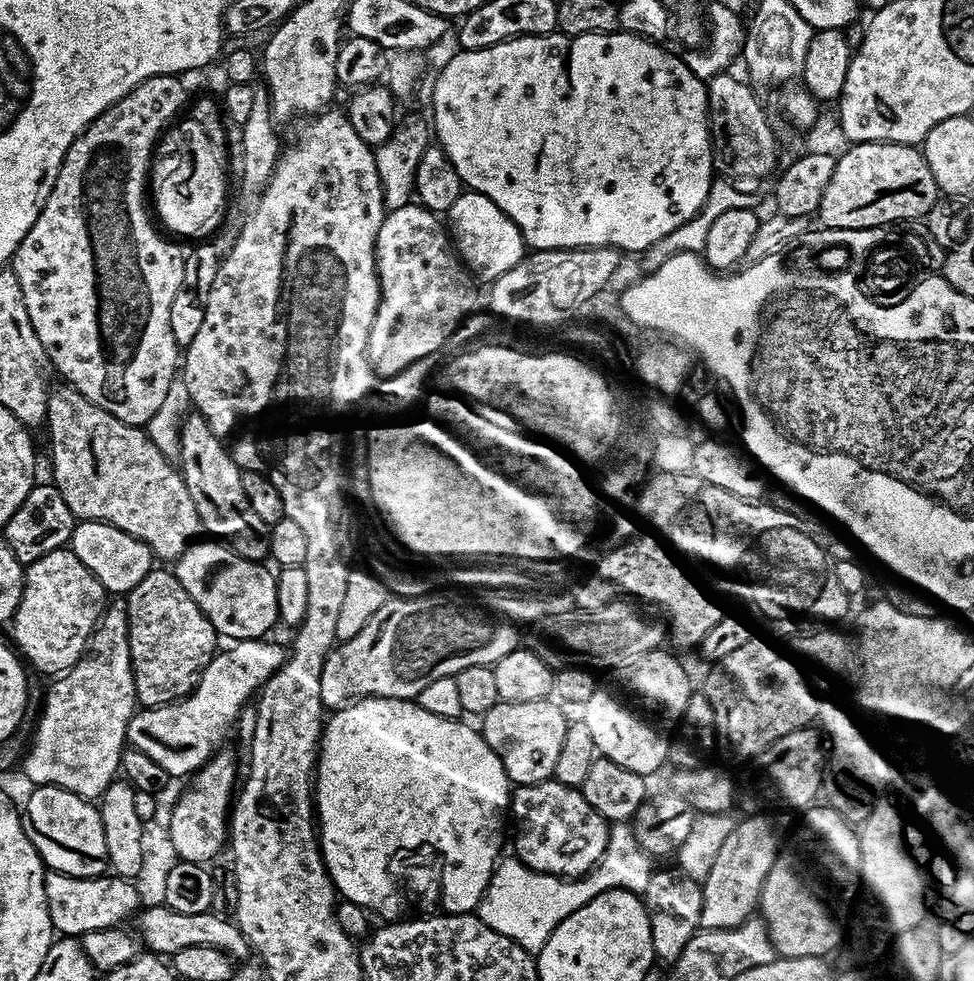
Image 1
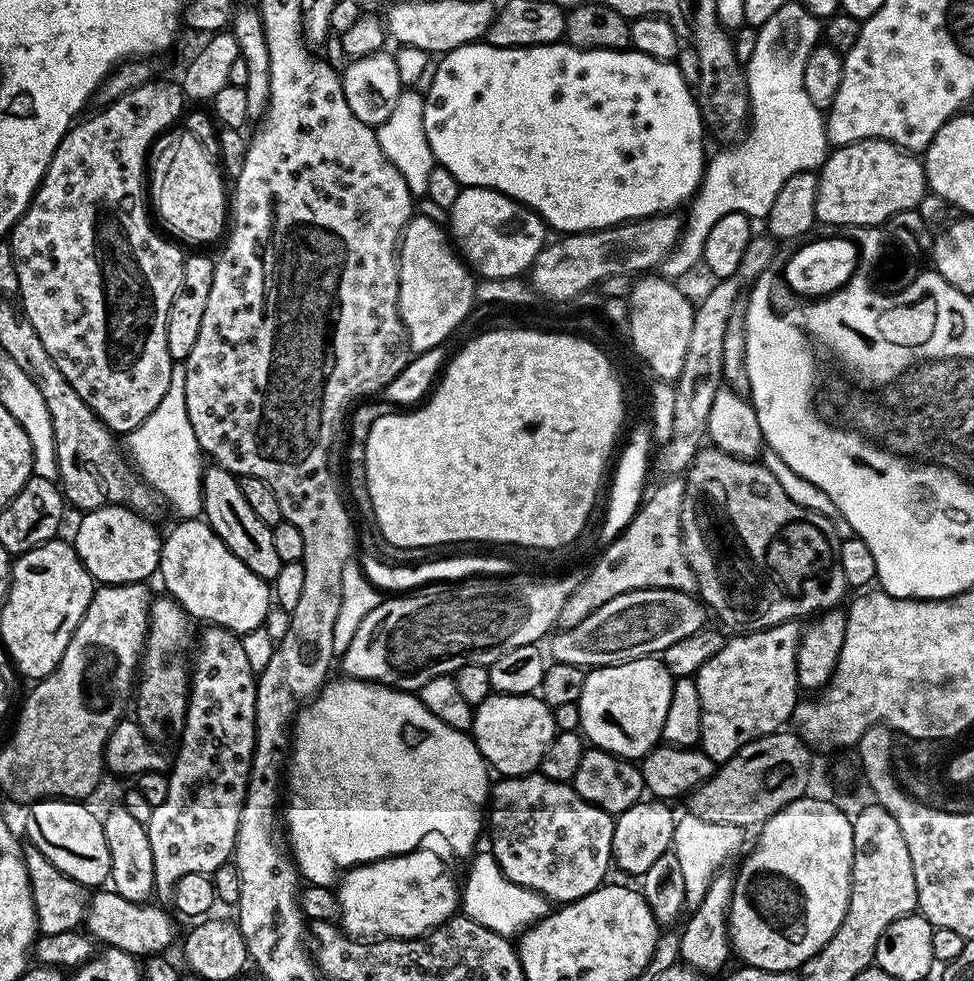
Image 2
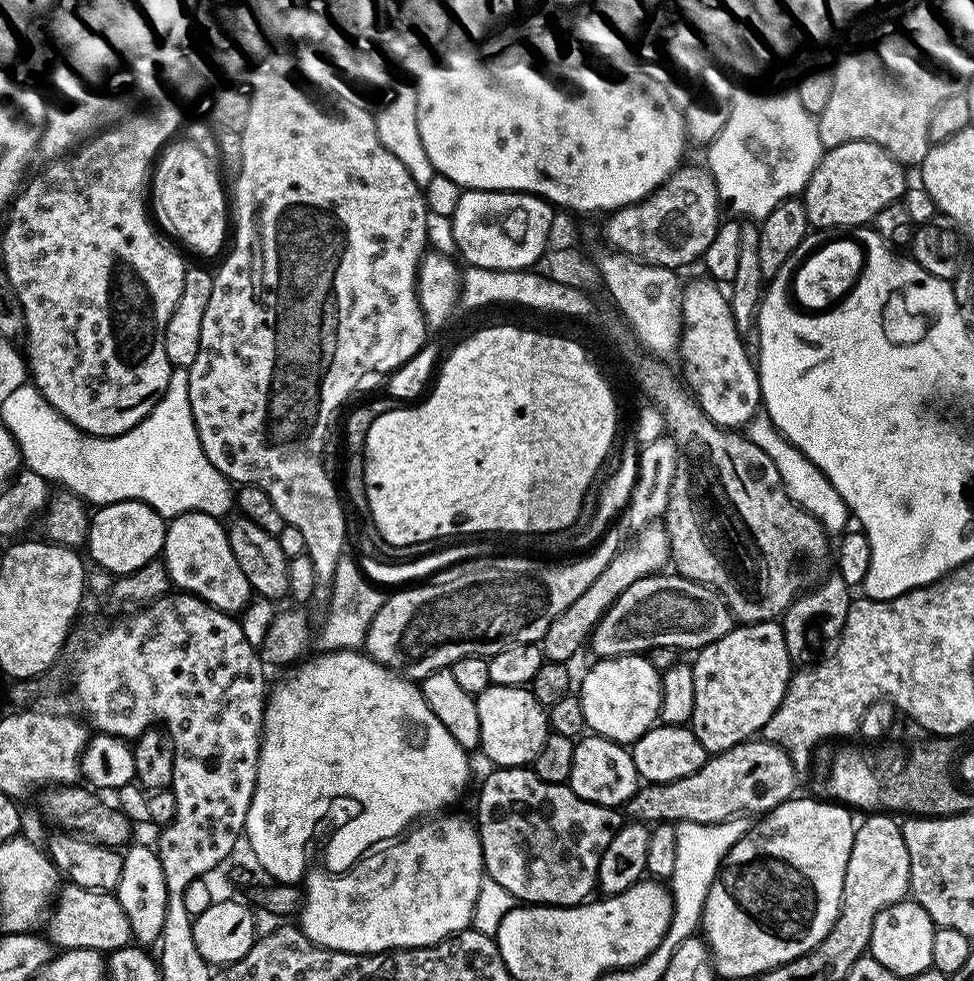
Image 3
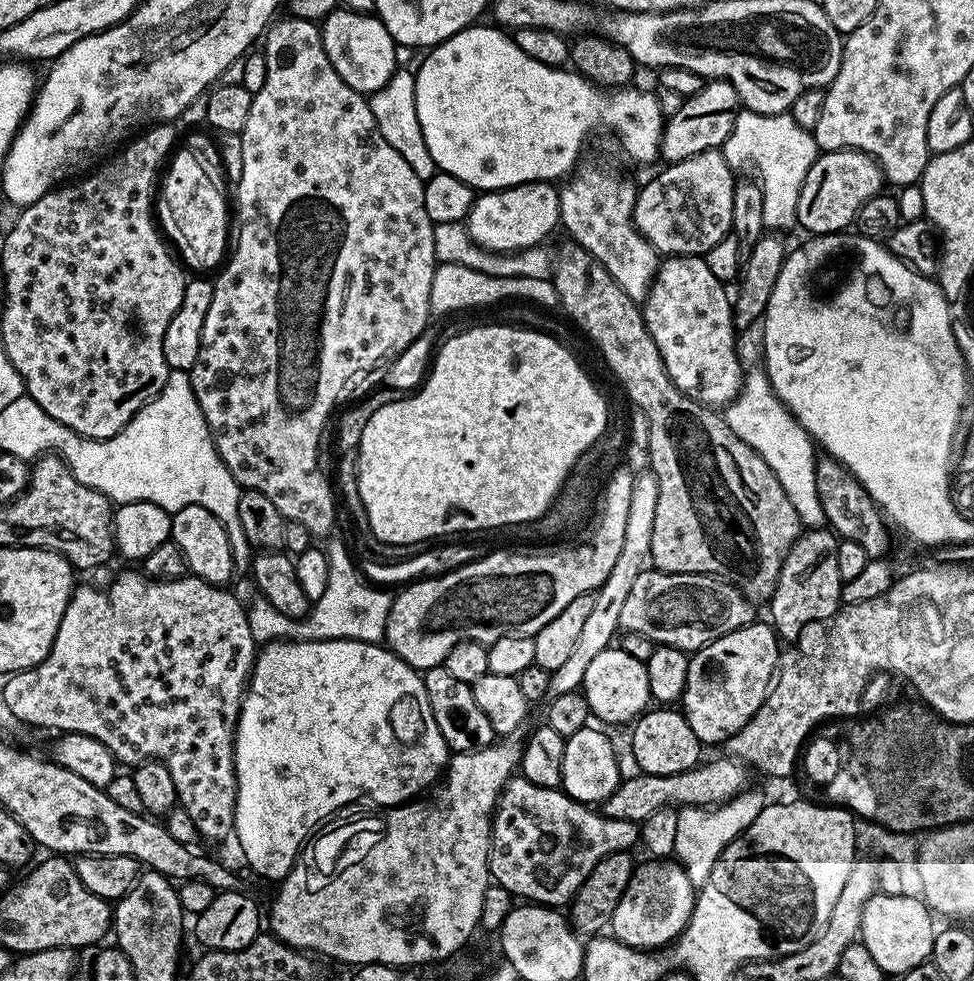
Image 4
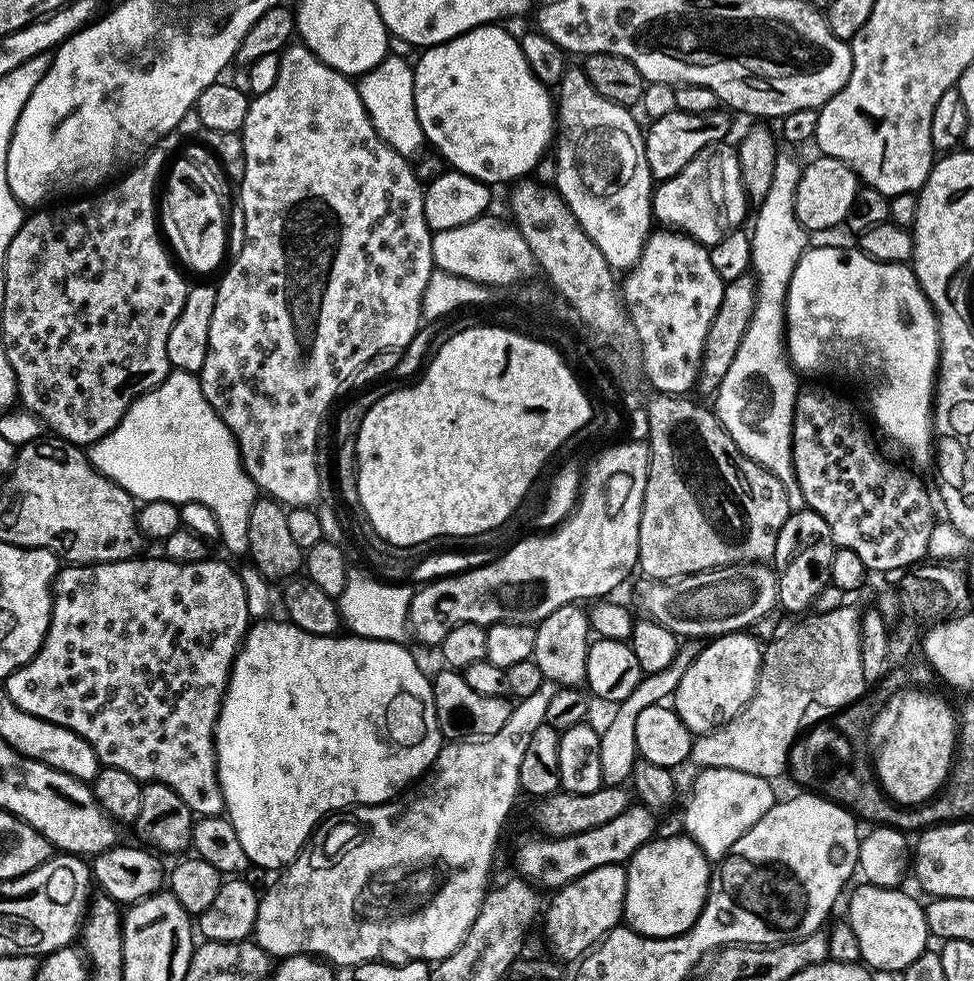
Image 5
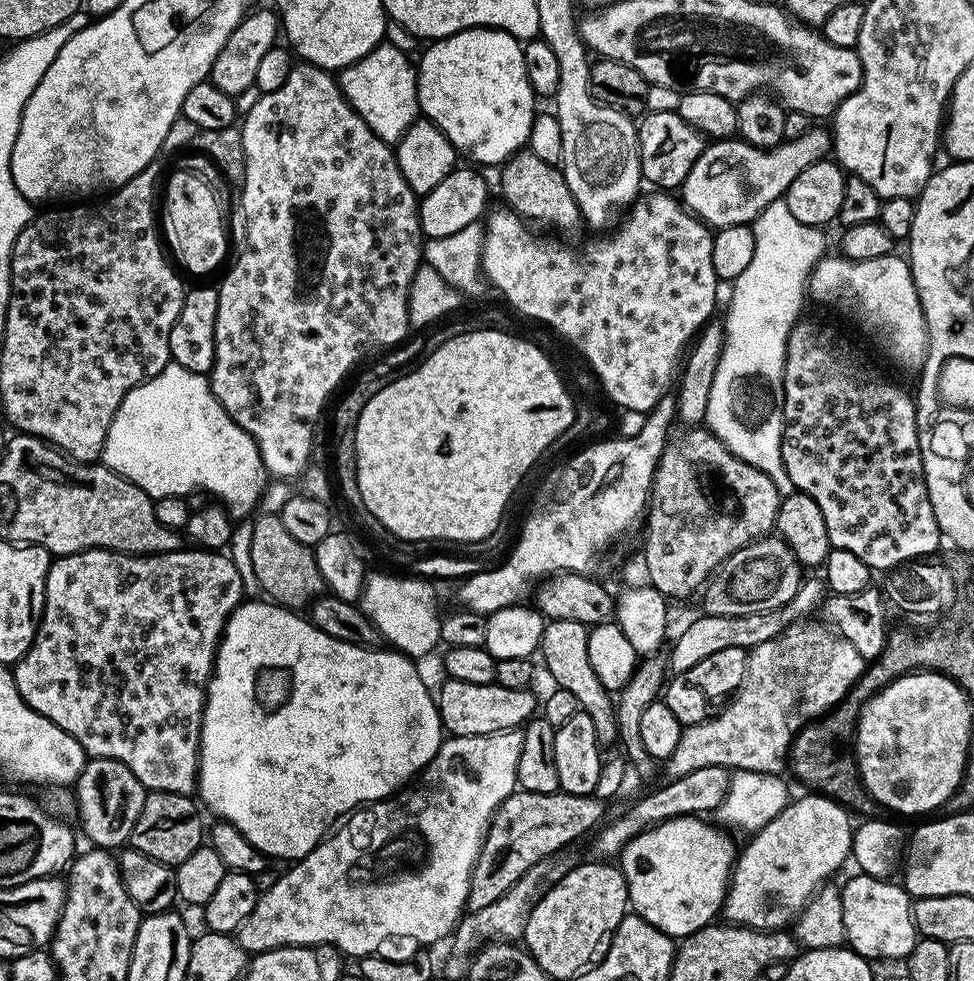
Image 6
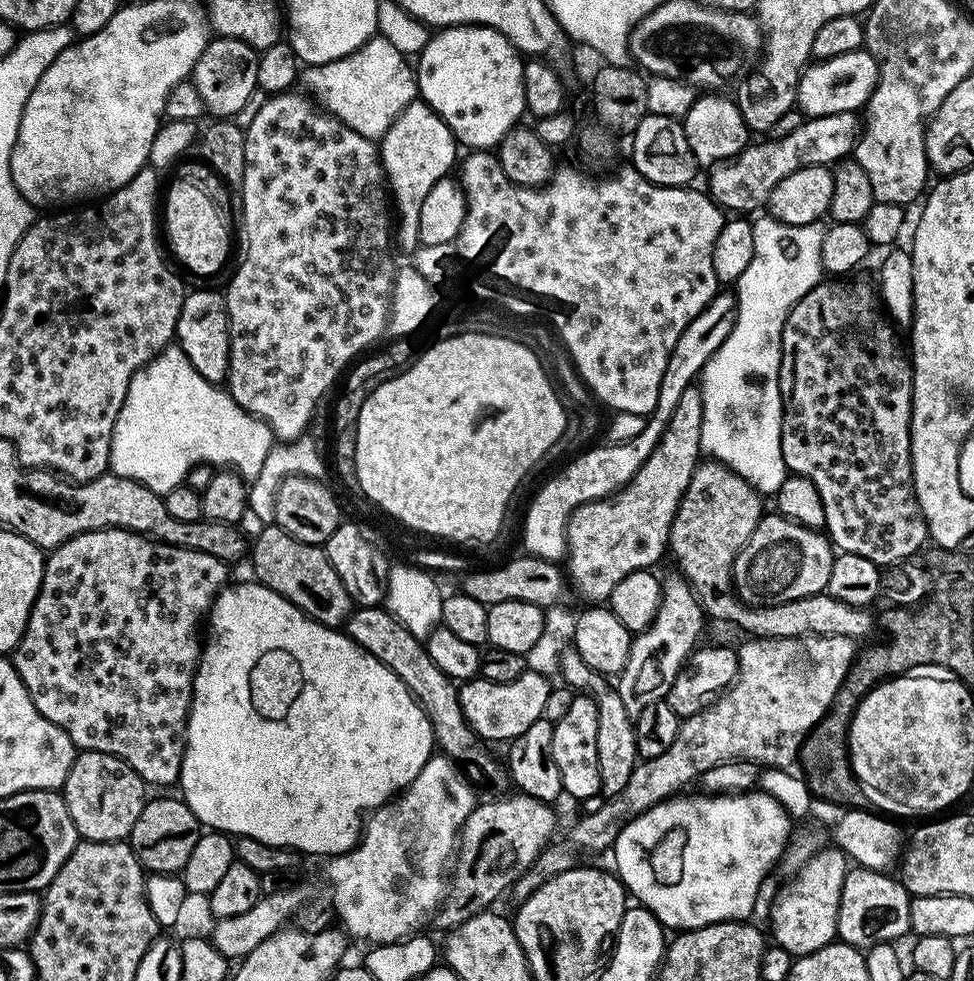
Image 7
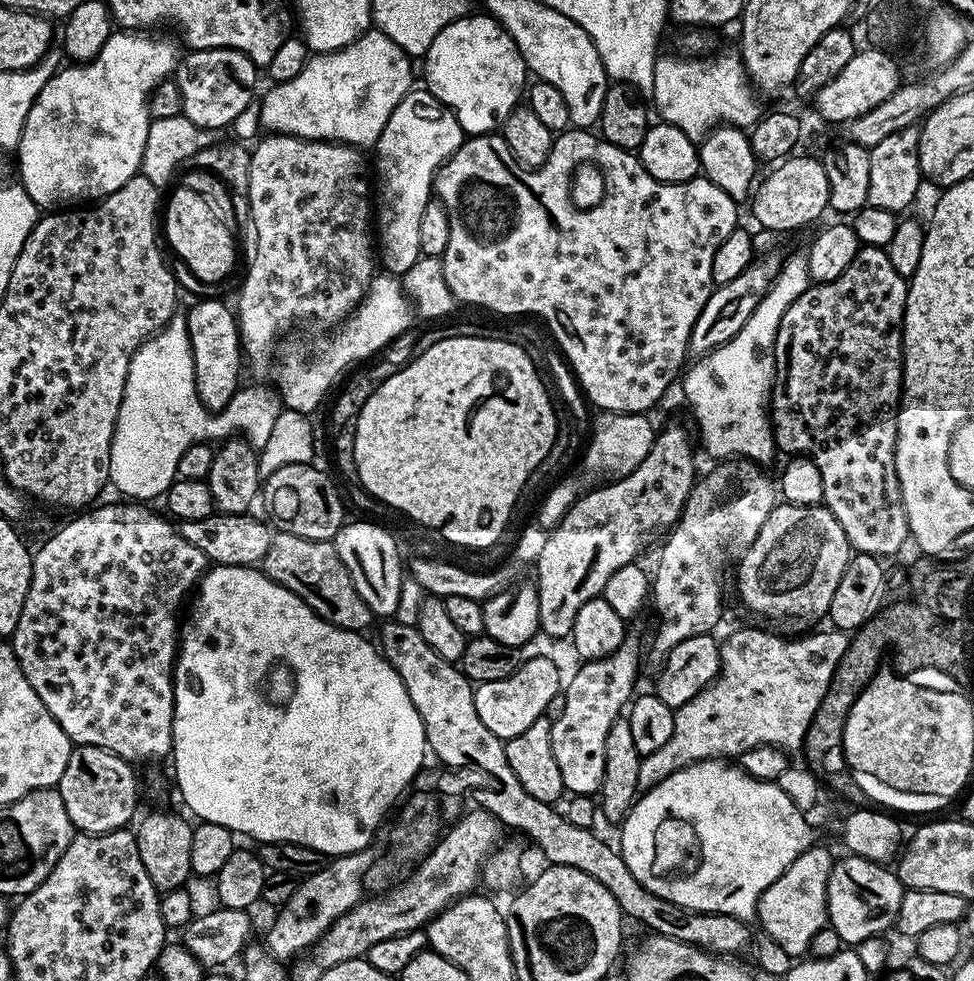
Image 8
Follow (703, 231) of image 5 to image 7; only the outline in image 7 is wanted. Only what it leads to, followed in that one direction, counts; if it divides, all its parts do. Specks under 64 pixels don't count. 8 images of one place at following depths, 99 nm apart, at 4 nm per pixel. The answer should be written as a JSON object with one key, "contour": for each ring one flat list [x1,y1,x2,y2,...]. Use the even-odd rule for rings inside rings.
{"contour":[[855,112,807,117,802,126,786,134,786,138,764,138,761,144,749,143,737,156,717,164,711,169,709,176,712,177,708,180,706,191,721,209,732,214,752,214,748,212,767,205,774,186,778,186,782,178,794,174,794,170,802,170,806,166,835,166,851,157,860,141,861,131,862,120]]}

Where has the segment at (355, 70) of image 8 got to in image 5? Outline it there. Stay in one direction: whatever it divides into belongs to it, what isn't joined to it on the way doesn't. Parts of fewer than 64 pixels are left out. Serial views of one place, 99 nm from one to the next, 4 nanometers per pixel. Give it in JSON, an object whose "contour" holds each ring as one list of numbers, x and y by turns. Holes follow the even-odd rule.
{"contour":[[389,54,382,63,359,77,358,87,374,130,378,130,378,134,398,154,415,157,415,152,420,147,425,147,426,141,422,126,418,122,418,110,414,106,413,65,407,64,400,56]]}

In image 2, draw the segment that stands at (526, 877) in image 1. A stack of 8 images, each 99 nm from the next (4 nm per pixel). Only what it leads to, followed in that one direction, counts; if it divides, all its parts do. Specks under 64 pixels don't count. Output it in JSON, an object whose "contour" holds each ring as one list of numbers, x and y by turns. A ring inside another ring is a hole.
{"contour":[[480,850,471,857,468,877,462,880,462,912,474,922,494,930,499,936,519,937,525,928,530,928,544,919,550,911,549,901,542,894,526,886,518,886,502,874,491,851]]}

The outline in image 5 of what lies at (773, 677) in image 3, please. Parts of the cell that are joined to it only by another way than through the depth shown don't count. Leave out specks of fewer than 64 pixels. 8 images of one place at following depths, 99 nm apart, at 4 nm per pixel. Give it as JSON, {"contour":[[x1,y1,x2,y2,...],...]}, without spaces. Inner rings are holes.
{"contour":[[751,631,731,632,709,639,678,682,670,697,671,707,676,709,678,718,686,722,693,734,721,728,723,724,730,723,750,702,758,686,763,657,761,641]]}

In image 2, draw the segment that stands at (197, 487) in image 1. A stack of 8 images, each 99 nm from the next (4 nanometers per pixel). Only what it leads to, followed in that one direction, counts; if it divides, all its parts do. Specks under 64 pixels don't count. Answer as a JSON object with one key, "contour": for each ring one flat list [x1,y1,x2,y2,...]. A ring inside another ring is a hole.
{"contour":[[208,466,203,469,201,484,204,491,202,516,214,534,233,552,234,557,240,559,242,565,256,574,260,580,275,580,281,562,278,553,274,551,271,527,264,524,262,518,254,514,254,510,250,510,250,502,246,502,242,495,239,479,225,468]]}

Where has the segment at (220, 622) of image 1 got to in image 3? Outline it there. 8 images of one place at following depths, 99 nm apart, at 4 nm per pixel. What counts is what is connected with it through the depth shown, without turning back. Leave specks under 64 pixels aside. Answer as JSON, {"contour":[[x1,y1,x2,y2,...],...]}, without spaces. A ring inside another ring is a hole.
{"contour":[[184,512,173,517,167,525,162,559,173,585,223,612,241,613,250,602,253,590,234,558,225,525,205,512]]}

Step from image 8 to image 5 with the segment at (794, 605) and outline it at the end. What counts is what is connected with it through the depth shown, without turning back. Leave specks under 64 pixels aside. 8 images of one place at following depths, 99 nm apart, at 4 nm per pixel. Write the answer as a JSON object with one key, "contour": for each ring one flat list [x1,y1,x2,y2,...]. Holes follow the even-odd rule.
{"contour":[[764,562,731,564,725,568,712,568,709,572,680,576,676,580,662,581,640,578,632,596,636,599,634,608,637,613,640,611,640,614,647,619,666,626,666,630,670,630,677,638,715,638,731,632,751,629,764,616,773,615,780,599,776,569]]}

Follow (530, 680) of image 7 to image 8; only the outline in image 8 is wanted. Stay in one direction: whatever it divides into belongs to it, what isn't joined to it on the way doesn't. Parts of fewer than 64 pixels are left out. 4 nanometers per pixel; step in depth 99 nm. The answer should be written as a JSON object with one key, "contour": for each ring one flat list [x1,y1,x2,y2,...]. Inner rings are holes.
{"contour":[[532,656,523,661,510,678,502,678,499,682,482,682,474,688,474,710,478,710,478,718,500,740,514,738,514,734,522,734,530,722,545,715,552,704,552,699,562,692,562,676,556,664,548,656]]}

